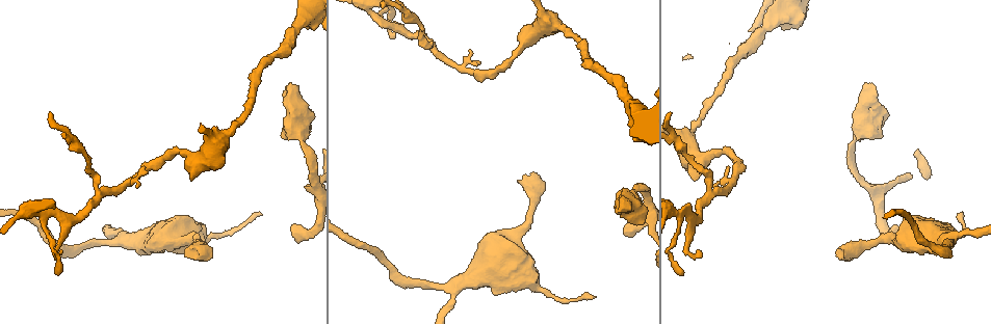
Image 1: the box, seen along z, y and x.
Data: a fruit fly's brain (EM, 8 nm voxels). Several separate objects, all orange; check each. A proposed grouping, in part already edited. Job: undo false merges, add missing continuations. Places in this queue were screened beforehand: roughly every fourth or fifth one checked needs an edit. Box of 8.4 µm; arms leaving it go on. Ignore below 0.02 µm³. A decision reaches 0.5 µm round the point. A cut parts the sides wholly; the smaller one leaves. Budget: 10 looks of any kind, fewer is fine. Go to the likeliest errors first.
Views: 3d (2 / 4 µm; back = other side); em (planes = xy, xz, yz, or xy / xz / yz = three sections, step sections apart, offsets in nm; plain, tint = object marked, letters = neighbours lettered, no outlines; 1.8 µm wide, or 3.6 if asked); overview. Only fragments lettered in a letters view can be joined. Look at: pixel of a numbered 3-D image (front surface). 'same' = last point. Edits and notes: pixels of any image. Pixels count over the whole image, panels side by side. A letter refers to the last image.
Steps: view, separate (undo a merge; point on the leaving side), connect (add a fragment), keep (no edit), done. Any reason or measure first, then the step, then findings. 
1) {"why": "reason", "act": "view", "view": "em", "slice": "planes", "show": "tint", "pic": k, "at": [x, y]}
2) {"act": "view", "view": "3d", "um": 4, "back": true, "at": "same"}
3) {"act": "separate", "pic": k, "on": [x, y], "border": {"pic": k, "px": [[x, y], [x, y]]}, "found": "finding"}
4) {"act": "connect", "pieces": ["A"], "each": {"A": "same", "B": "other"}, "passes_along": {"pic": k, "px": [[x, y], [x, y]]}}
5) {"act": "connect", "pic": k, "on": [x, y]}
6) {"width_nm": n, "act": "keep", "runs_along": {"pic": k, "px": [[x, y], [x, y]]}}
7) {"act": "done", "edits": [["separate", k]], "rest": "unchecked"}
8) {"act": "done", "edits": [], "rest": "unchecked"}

{"why": "an open end", "act": "view", "view": "em", "slice": "planes", "show": "letters", "pic": 1, "at": [626, 236]}

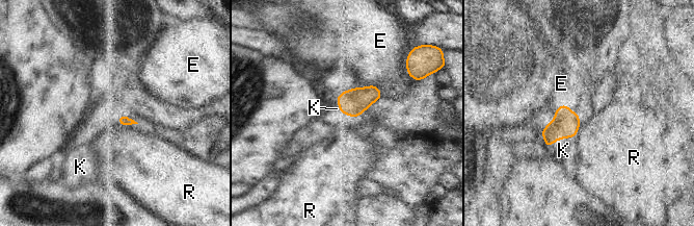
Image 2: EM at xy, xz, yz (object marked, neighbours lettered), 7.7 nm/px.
{"act": "connect", "pieces": ["K"], "each": {"E": "other", "K": "same", "R": "other"}, "passes_along": {"pic": 2, "px": [[565, 124], [560, 137], [563, 150]]}, "found": "it goes on there"}

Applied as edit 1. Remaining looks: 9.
{"act": "view", "view": "overview"}

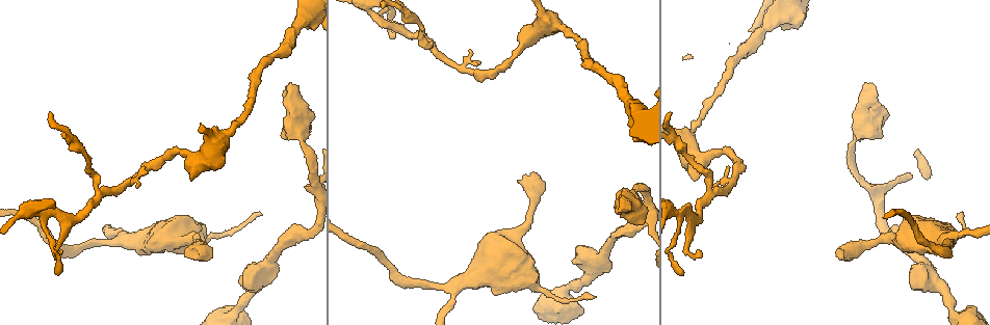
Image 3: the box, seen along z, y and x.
{"why": "free end", "act": "view", "view": "3d", "um": 2, "pic": 3, "at": [836, 255]}

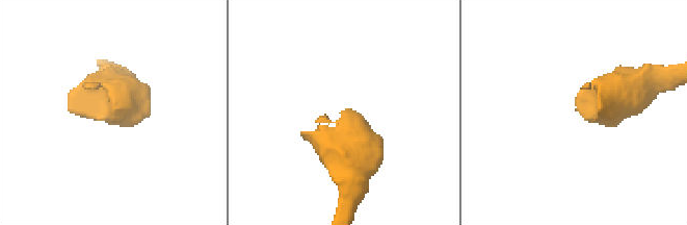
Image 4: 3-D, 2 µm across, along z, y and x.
{"why": "need the tissue", "act": "view", "view": "em", "slice": "yz", "step": 16, "show": "tint", "pic": 4, "at": [346, 109]}

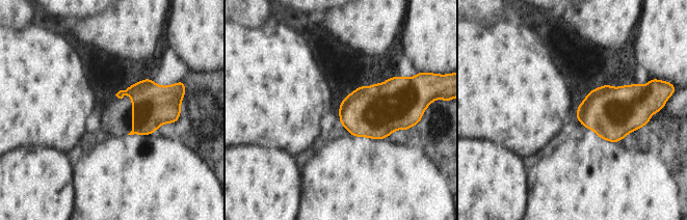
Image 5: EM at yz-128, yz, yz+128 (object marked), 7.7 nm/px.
{"act": "view", "view": "em", "slice": "yz", "step": 16, "show": "letters", "at": "same"}

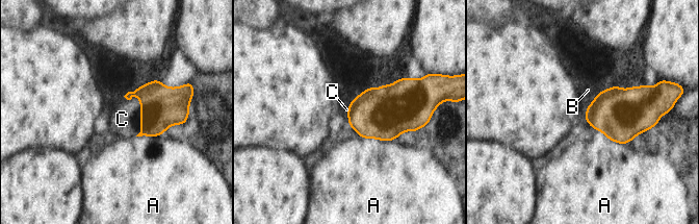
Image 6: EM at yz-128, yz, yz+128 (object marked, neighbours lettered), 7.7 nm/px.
{"longest_contact_nm": ["C", 360], "act": "connect", "pieces": ["C"], "each": {"A": "other", "B": "other", "C": "same"}, "passes_along": {"pic": 6, "px": [[161, 106], [140, 113], [122, 119]]}, "found": "the neuron continues"}

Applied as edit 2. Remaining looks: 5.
{"why": "stops while still wide", "act": "view", "view": "3d", "um": 2, "pic": 3, "at": [289, 82]}

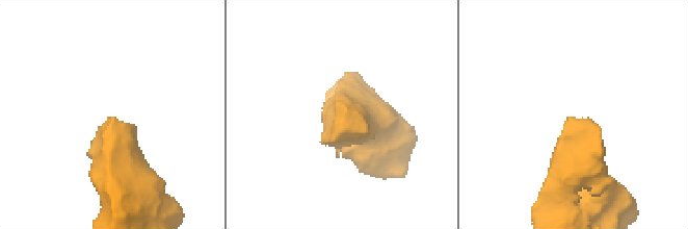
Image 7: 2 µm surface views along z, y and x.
{"why": "need the tissue", "act": "view", "view": "em", "slice": "planes", "show": "plain", "pic": 7, "at": [567, 117]}

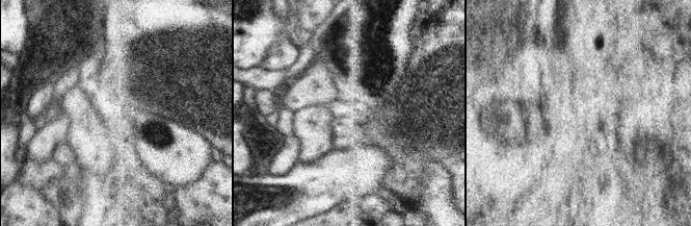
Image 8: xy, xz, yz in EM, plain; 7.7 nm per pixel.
{"why": "see the neighbours", "act": "view", "view": "em", "slice": "planes", "show": "letters", "at": "same"}

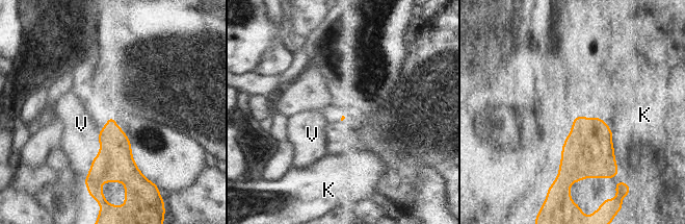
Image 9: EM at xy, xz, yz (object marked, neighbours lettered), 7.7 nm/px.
{"act": "keep", "each": {"K": "other", "V": "other"}, "border": {"pic": 9, "px": [[109, 116], [93, 157]]}, "found": "none of them fits"}

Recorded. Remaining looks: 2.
{"why": "an open end", "act": "view", "view": "em", "slice": "xz", "step": 16, "show": "letters", "pic": 3, "at": [136, 188]}

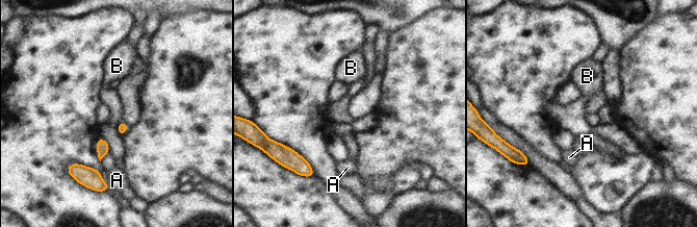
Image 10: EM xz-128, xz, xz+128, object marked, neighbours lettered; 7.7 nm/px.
{"act": "keep", "each": {"A": "other", "B": "other"}, "border": {"pic": 10, "px": [[121, 120], [117, 126]]}, "found": "none of them fits"}

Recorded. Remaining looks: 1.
{"act": "done", "edits": [["connect", 2], ["connect", 6]], "rest": "unchecked"}

